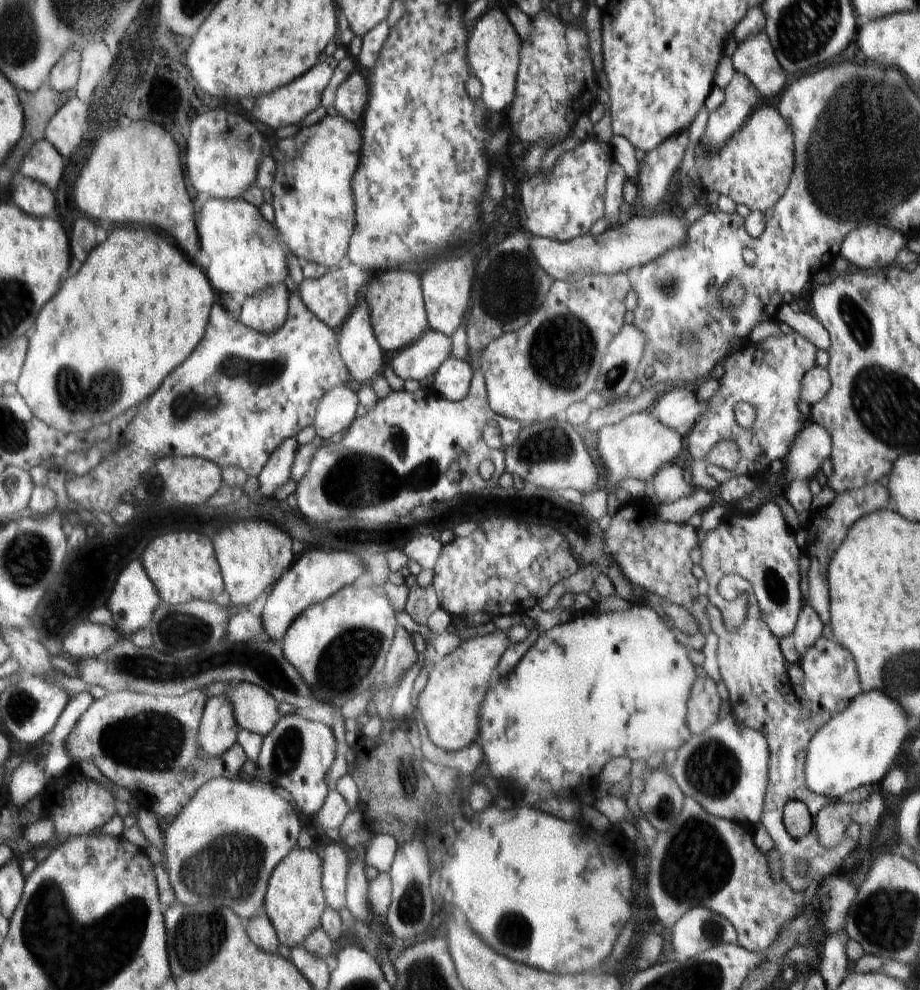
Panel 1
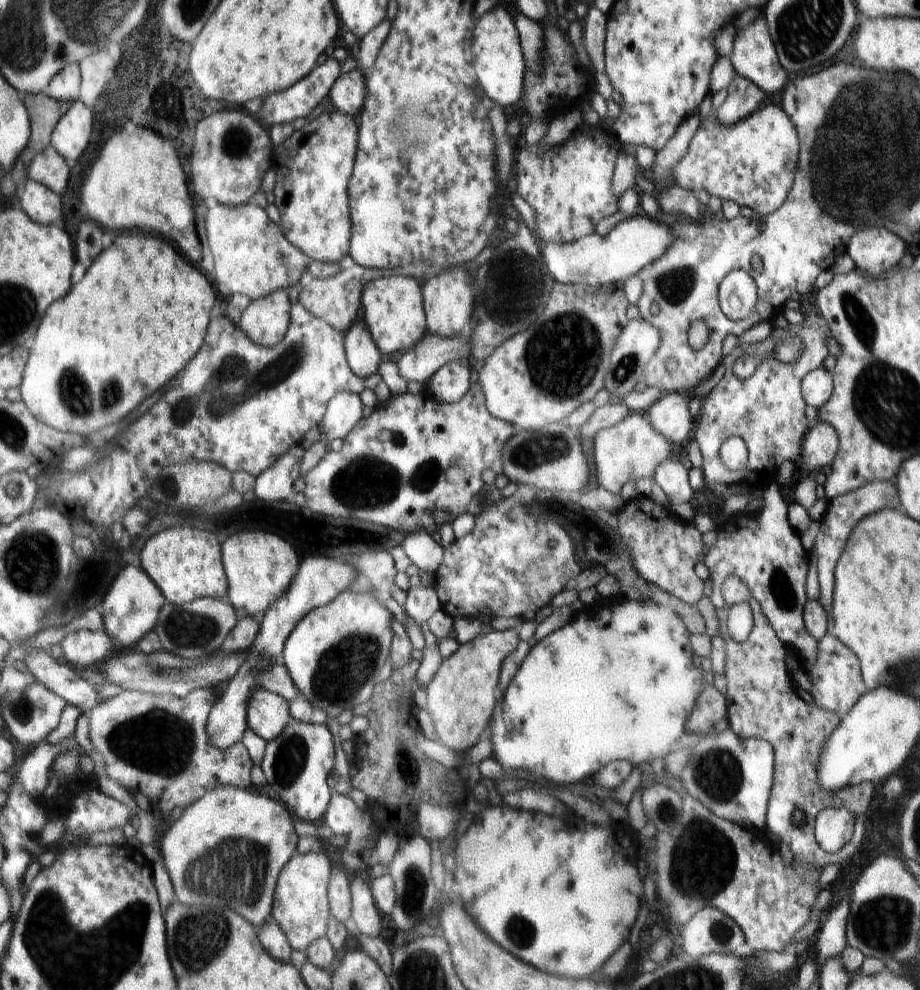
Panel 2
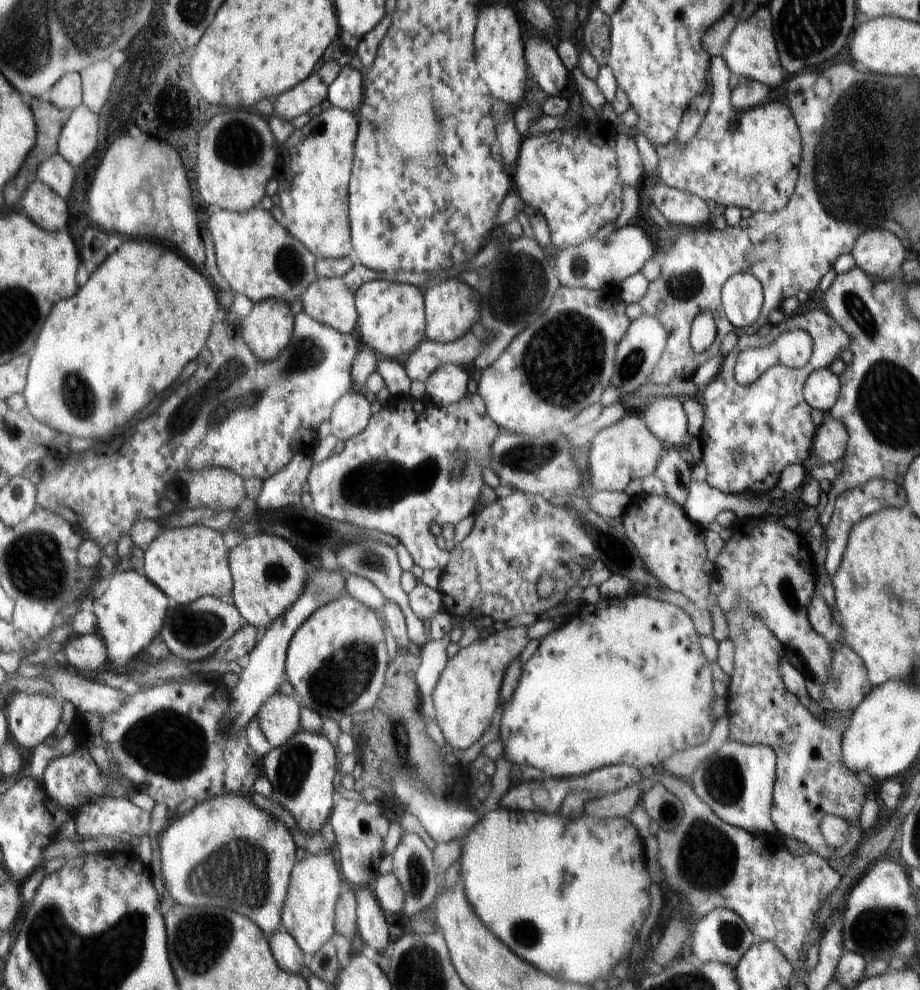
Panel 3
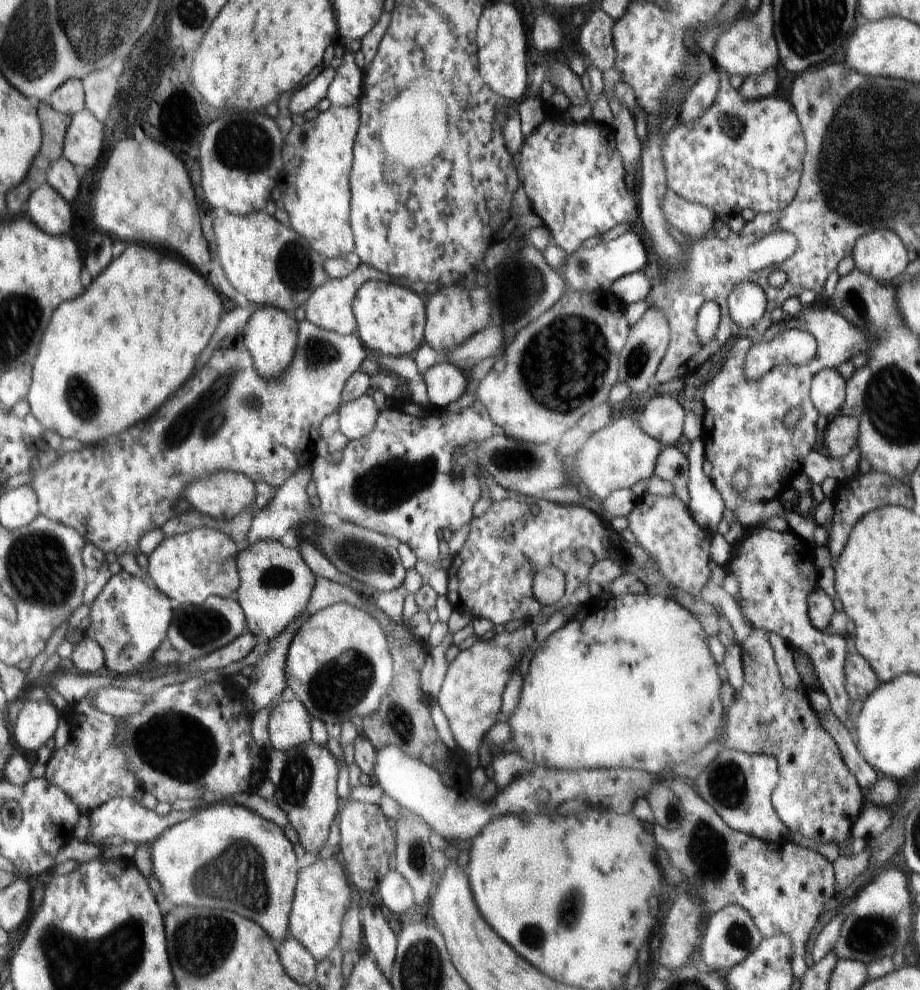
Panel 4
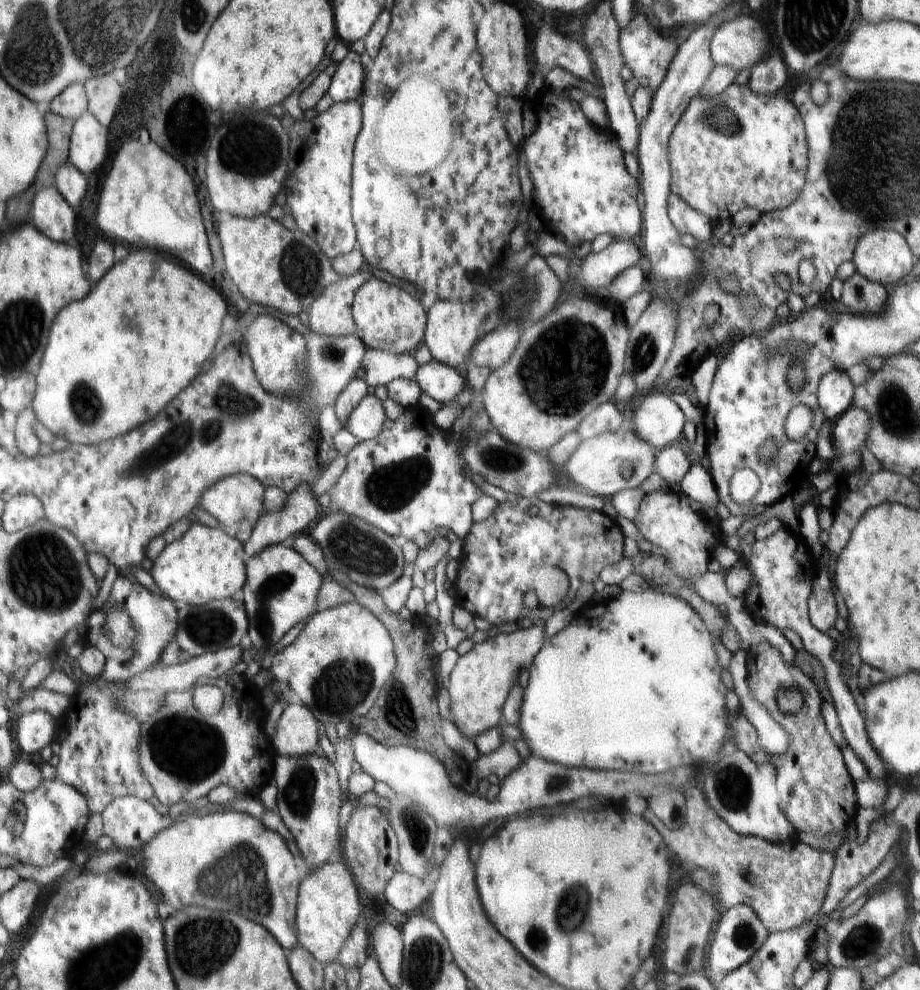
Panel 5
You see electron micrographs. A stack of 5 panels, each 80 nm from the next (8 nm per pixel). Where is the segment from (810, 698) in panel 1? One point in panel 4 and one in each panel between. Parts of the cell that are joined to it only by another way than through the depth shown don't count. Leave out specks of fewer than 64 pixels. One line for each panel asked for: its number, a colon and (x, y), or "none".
2: (838, 684)
3: (849, 684)
4: (861, 680)

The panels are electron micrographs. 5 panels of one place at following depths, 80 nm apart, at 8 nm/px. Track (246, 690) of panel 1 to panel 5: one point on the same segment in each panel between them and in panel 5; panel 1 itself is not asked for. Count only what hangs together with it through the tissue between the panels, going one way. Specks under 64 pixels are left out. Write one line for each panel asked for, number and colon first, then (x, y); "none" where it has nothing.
2: (269, 713)
3: (279, 716)
4: (289, 723)
5: (297, 735)

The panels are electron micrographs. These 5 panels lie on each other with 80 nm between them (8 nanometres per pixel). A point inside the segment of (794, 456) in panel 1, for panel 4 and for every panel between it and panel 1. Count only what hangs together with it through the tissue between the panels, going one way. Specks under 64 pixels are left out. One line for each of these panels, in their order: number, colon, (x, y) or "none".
2: (820, 444)
3: (830, 442)
4: (841, 435)

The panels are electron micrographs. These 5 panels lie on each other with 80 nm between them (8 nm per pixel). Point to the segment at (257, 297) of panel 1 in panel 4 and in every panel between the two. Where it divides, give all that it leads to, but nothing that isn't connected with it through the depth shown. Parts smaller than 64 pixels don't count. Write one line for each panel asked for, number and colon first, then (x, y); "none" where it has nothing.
2: (266, 321)
3: (267, 329)
4: (271, 335)

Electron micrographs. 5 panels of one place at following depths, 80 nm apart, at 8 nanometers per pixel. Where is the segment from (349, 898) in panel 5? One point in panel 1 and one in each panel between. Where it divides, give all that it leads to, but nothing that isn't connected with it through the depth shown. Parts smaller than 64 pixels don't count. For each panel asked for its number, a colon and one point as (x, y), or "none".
1: (294, 902)
2: (301, 908)
3: (314, 889)
4: (322, 897)

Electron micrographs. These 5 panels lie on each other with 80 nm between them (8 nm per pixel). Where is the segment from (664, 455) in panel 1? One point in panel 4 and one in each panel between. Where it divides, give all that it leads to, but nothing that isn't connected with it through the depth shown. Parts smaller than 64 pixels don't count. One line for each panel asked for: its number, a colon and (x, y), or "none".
2: (630, 450)
3: (627, 449)
4: (615, 457)

